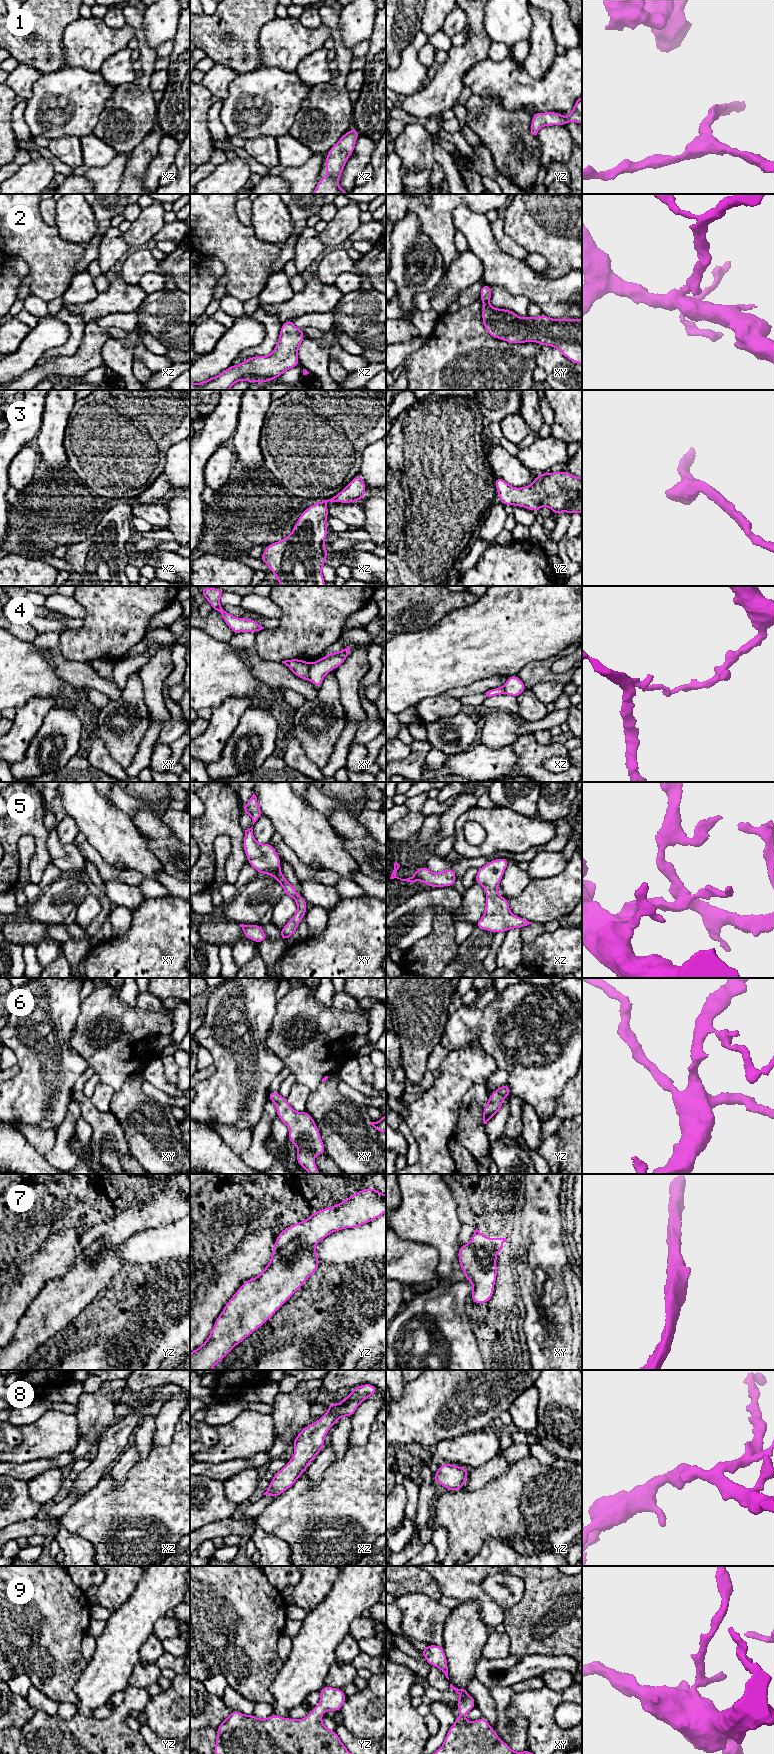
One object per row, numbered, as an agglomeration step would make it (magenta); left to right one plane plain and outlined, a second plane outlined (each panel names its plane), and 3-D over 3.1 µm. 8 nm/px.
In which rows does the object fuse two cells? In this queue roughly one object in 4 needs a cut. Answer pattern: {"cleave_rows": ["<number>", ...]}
{"cleave_rows": ["4"]}

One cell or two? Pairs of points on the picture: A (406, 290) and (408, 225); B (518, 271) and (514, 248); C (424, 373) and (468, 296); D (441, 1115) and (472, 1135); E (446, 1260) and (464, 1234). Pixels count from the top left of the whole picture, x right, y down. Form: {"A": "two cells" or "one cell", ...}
{"A": "one cell", "B": "two cells", "C": "two cells", "D": "two cells", "E": "two cells"}

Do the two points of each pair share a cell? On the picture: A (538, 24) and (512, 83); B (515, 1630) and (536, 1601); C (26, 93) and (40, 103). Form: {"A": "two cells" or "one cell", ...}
{"A": "two cells", "B": "one cell", "C": "two cells"}

